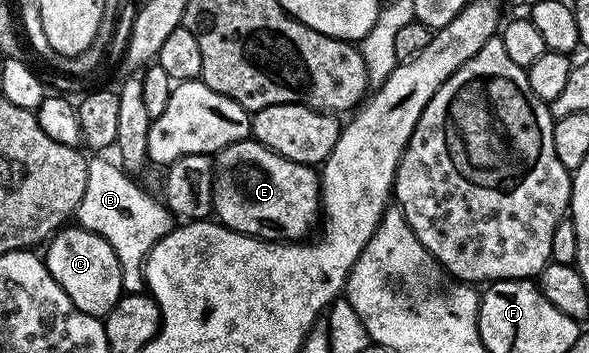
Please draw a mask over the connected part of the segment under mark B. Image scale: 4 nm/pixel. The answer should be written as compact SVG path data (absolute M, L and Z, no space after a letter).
M96 154L88 161L86 192L76 208L75 223L110 242L110 250L120 263L124 292L140 294L145 291L144 259L153 246L174 227L174 217L159 199L143 192L133 177L115 159L103 160Z

